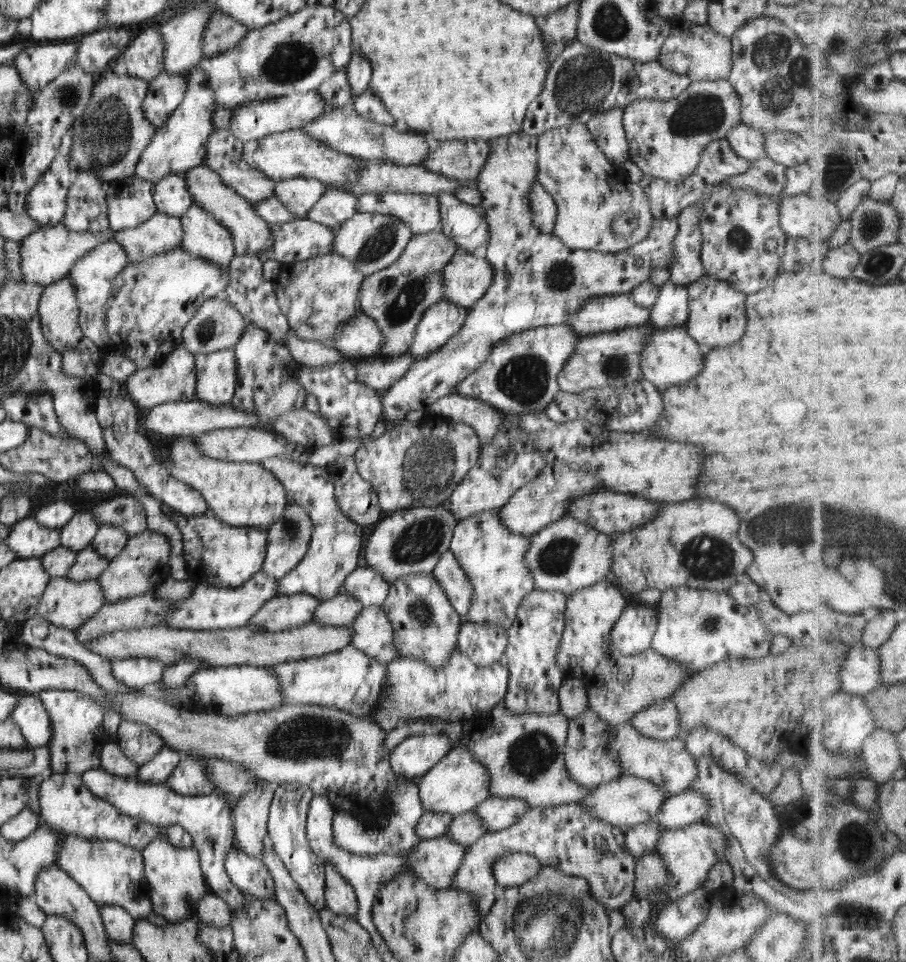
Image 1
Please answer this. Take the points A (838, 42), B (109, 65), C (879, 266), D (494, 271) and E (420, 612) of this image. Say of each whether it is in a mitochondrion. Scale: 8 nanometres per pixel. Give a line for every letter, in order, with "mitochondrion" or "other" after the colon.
A: mitochondrion
B: other
C: mitochondrion
D: other
E: mitochondrion

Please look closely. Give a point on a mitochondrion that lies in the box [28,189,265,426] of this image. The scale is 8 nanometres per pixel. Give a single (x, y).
(207, 328)

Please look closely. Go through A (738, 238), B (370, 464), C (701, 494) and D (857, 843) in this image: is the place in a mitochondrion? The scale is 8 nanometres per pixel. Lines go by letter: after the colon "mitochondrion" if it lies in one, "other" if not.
A: mitochondrion
B: other
C: other
D: mitochondrion

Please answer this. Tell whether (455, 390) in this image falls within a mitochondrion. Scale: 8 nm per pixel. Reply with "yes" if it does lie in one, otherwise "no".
no

